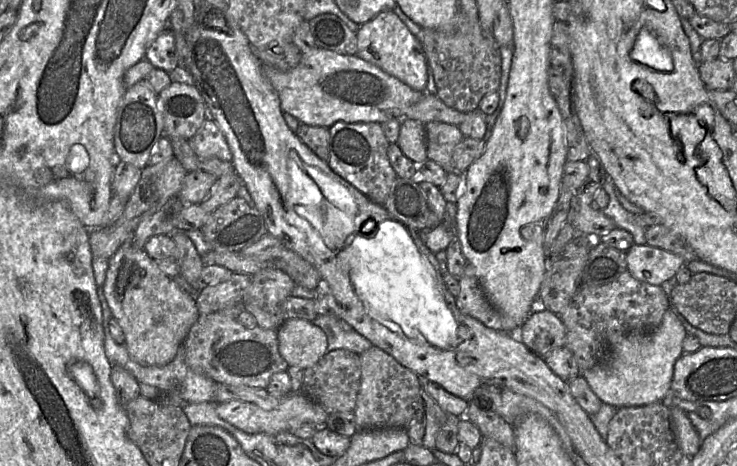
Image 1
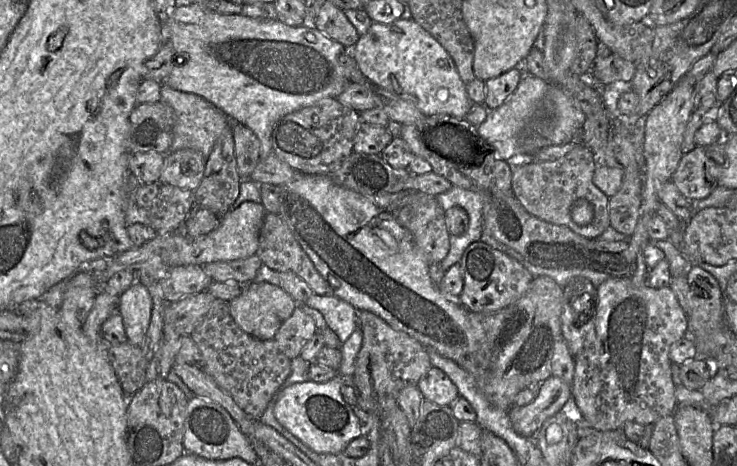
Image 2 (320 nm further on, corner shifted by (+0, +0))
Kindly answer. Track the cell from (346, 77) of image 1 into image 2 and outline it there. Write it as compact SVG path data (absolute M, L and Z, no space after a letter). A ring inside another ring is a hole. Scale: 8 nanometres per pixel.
M180 1L171 11L169 19L161 24L161 35L163 41L170 41L174 47L173 67L163 83L166 83L170 87L179 91L200 95L222 110L231 121L249 127L260 141L260 160L265 159L273 151L271 142L272 130L274 125L282 117L302 108L311 106L321 99L337 98L337 96L343 92L347 84L350 82L345 76L344 69L344 56L349 49L336 40L328 37L310 23L304 23L298 26L289 26L278 19L269 20L250 18L241 14L218 14L208 11L200 7L198 4Z

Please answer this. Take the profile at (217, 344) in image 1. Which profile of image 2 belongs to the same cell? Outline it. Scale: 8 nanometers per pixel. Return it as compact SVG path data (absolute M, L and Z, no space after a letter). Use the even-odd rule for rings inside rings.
M298 304L291 316L282 323L273 340L278 349L292 360L300 355L316 332L315 320Z

